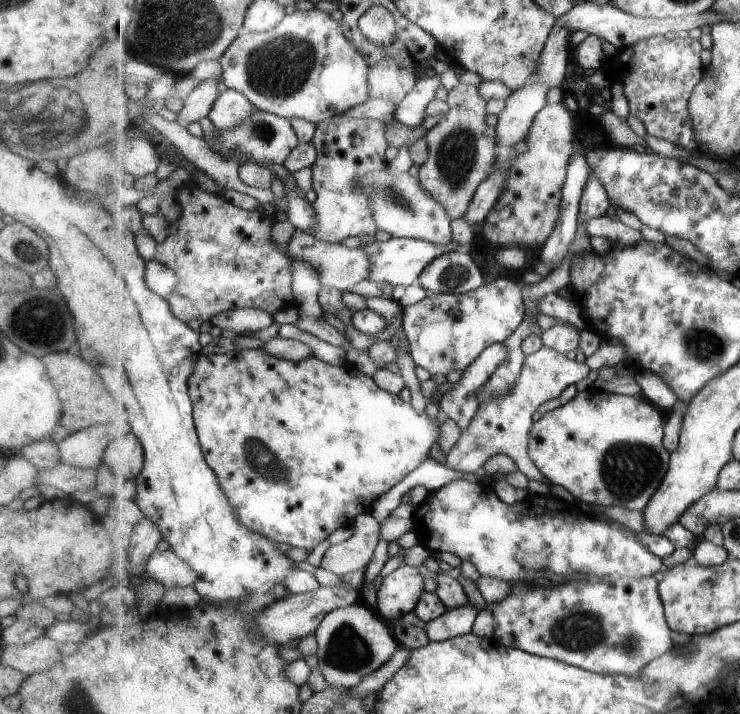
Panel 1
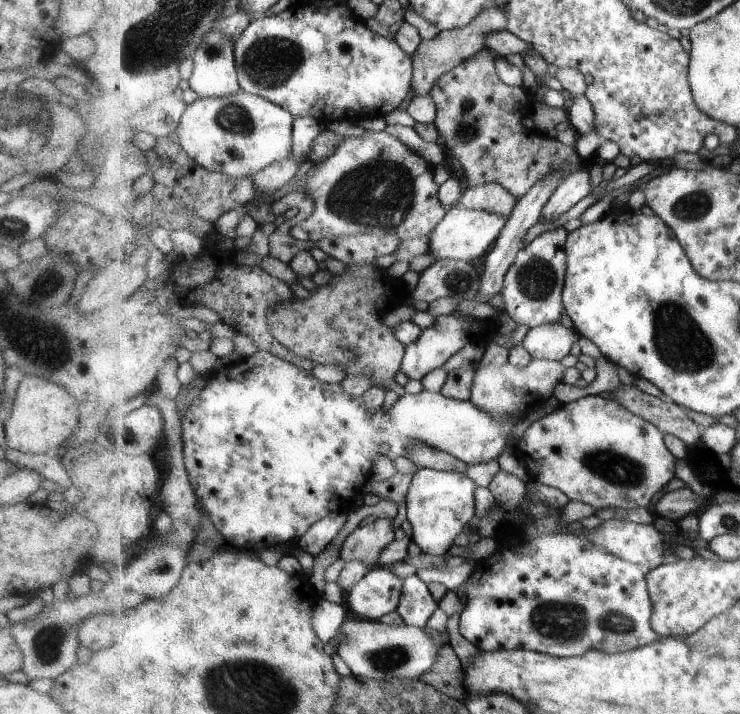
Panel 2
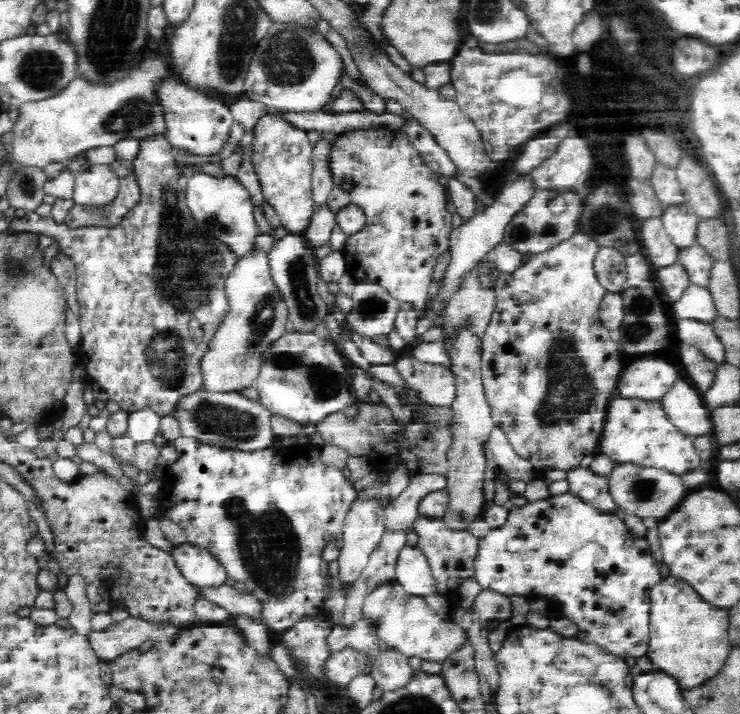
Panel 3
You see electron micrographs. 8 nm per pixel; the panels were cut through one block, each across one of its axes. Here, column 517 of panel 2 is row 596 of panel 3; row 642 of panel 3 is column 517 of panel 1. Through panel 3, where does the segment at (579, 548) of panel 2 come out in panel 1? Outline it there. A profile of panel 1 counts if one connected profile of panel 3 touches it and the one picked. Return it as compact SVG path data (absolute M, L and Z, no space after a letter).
M573 573L568 577L569 580L570 577L574 580L563 586L554 585L554 588L517 587L515 592L511 592L502 601L487 605L495 620L492 637L496 642L541 657L557 658L593 672L625 672L625 674L637 674L645 664L674 648L677 643L674 638L676 633L667 622L666 609L660 595L660 582L654 576L637 580Z

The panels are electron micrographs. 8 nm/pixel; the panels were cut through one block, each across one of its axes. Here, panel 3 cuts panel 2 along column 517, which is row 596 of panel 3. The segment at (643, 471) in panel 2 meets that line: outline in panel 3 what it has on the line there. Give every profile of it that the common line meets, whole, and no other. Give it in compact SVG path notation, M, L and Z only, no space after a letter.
M417 512L411 529L418 535L416 546L428 558L428 565L435 576L438 584L436 595L455 599L459 584L475 574L473 563L477 556L479 539L467 530L451 531L441 519L424 516L422 512Z

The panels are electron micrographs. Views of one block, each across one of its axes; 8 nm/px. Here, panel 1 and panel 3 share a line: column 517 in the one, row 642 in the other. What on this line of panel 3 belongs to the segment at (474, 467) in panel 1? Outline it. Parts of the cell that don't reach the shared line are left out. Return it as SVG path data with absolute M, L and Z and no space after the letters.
M395 579L386 580L372 589L366 596L362 614L376 627L378 638L390 648L399 650L404 656L418 656L421 660L442 663L464 640L467 631L456 625L451 618L440 618L423 598L414 598Z

